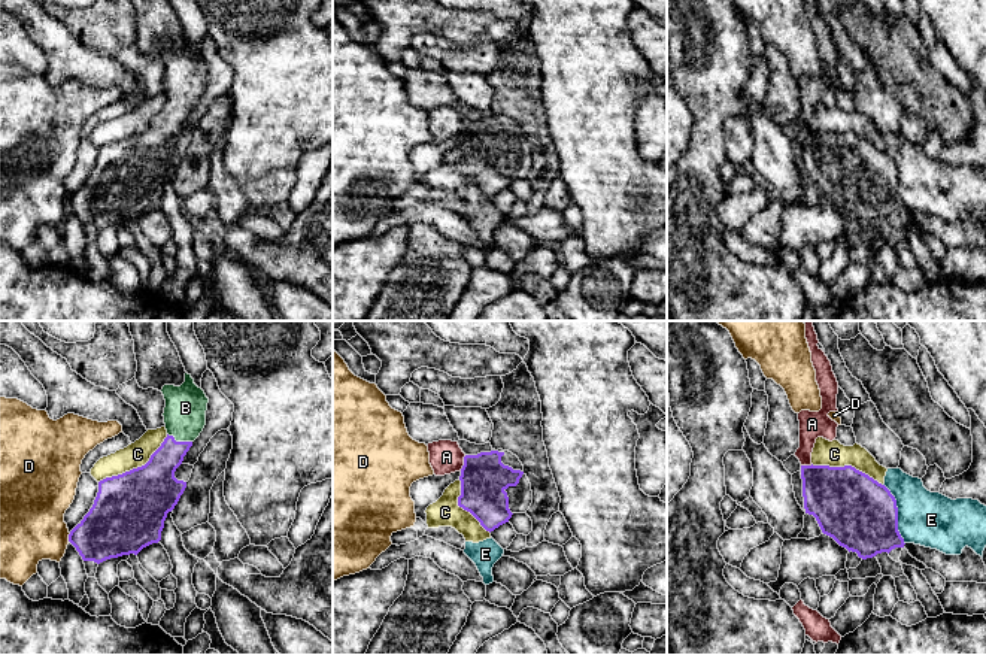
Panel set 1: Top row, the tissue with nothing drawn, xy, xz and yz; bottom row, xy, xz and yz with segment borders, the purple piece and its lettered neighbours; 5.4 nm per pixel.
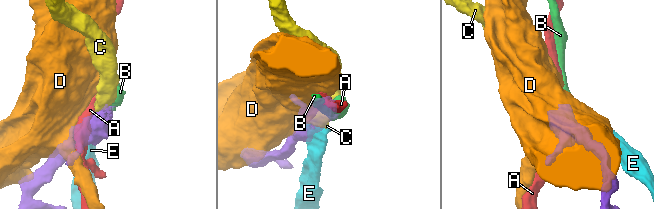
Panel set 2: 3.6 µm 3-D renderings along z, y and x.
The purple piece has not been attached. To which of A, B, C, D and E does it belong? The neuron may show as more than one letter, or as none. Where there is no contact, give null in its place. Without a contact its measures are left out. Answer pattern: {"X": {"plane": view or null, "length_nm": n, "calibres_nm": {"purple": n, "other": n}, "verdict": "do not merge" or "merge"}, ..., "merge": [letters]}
{"A": {"plane": "xz", "length_nm": 90, "calibres_nm": {"purple": 260, "other": 180}, "verdict": "do not merge"}, "B": {"plane": "xy", "length_nm": 140, "calibres_nm": {"purple": 220, "other": 220}, "verdict": "merge"}, "C": {"plane": "xy", "length_nm": 460, "calibres_nm": {"purple": 400, "other": 140}, "verdict": "do not merge"}, "D": {"plane": "xy", "length_nm": 50, "calibres_nm": {"purple": 320, "other": 360}, "verdict": "do not merge"}, "E": {"plane": "yz", "length_nm": 340, "calibres_nm": {"purple": 400, "other": 300}, "verdict": "do not merge"}, "merge": ["B"]}

